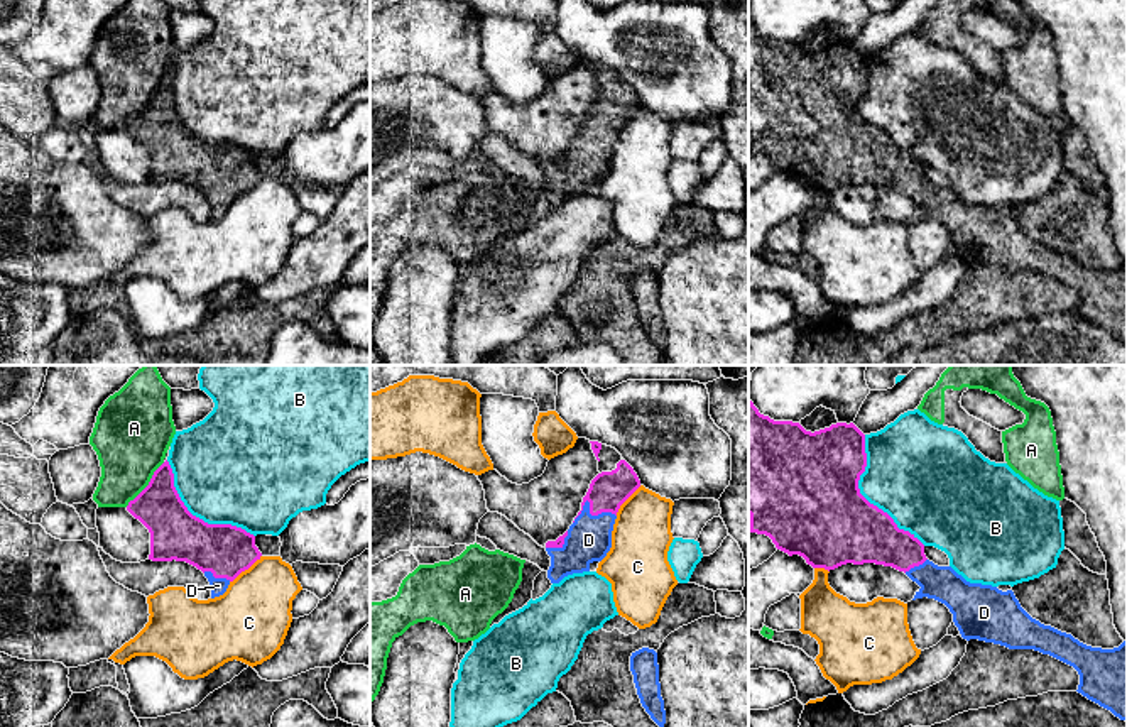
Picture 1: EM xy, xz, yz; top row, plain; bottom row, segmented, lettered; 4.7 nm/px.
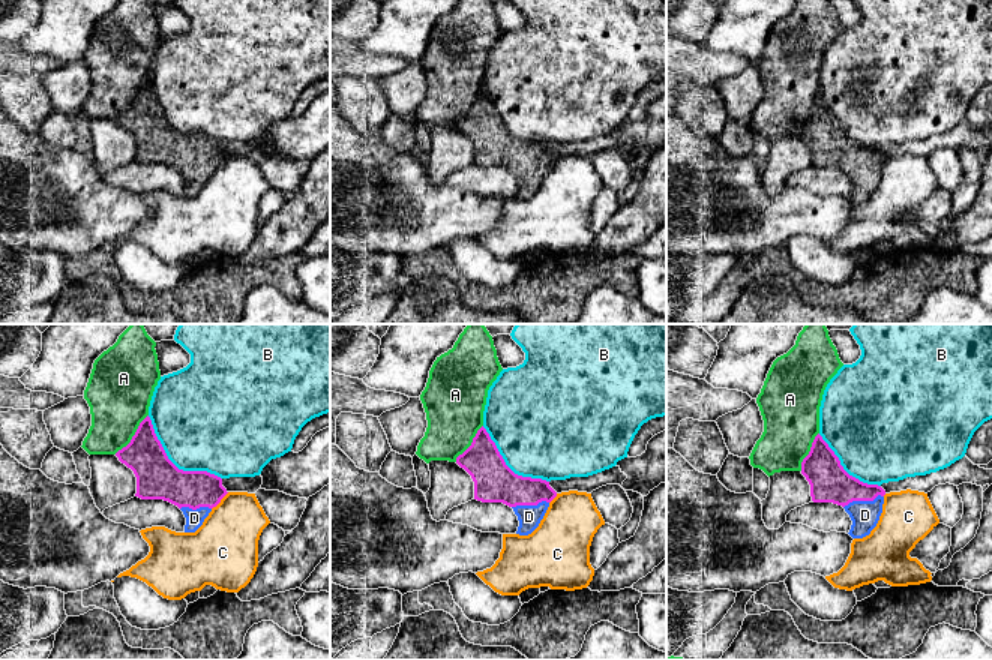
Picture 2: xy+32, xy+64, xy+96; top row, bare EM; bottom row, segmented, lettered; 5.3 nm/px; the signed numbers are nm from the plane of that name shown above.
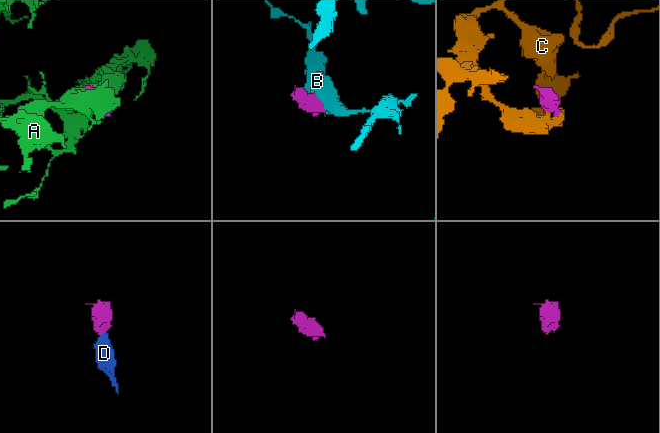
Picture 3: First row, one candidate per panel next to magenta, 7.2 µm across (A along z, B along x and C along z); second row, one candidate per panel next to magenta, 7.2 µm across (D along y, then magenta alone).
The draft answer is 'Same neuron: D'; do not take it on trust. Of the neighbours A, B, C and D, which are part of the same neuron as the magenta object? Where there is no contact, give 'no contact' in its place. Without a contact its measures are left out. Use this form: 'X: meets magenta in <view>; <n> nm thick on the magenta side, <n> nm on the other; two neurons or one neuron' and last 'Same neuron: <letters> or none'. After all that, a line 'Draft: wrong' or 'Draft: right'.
A: meets magenta in xy; 220 nm thick on the magenta side, 360 nm on the other; two neurons
B: meets magenta in yz; 480 nm thick on the magenta side, 420 nm on the other; two neurons
C: meets magenta in xy; 240 nm thick on the magenta side, 360 nm on the other; two neurons
D: meets magenta in xz; 180 nm thick on the magenta side, 220 nm on the other; one neuron
Same neuron: D
Draft: right

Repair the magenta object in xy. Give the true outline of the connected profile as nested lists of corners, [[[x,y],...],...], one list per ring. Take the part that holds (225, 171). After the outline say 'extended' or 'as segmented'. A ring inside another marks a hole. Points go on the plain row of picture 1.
[[[167,81],[127,132],[150,154],[149,181],[196,188],[210,203],[211,220],[223,216],[262,178],[253,156],[231,145],[208,145],[188,132]]]; extended

